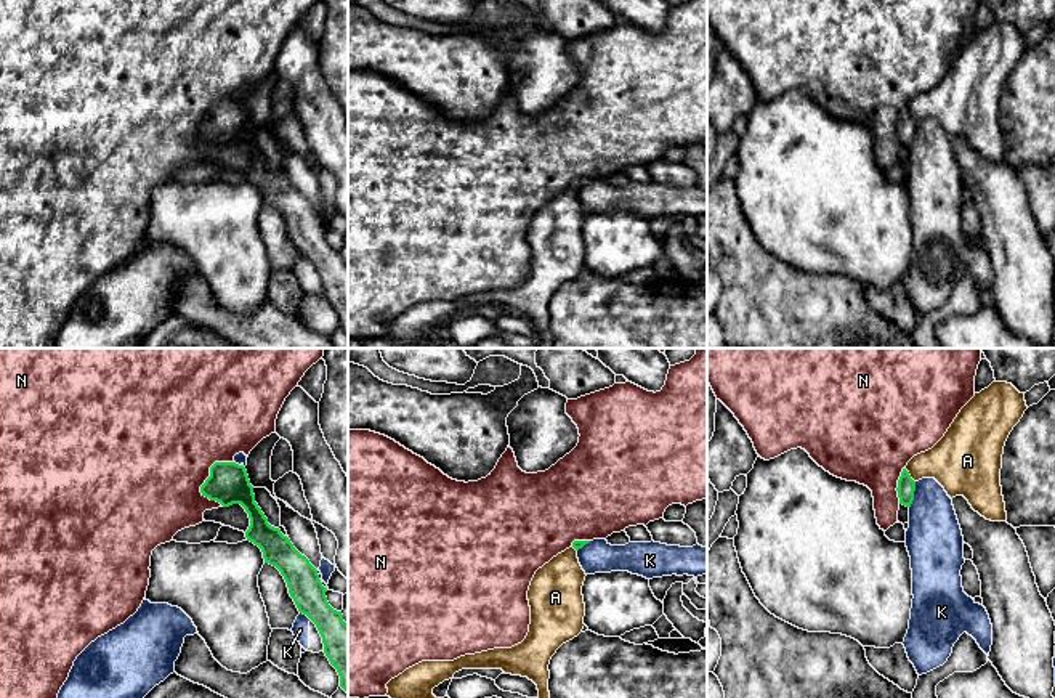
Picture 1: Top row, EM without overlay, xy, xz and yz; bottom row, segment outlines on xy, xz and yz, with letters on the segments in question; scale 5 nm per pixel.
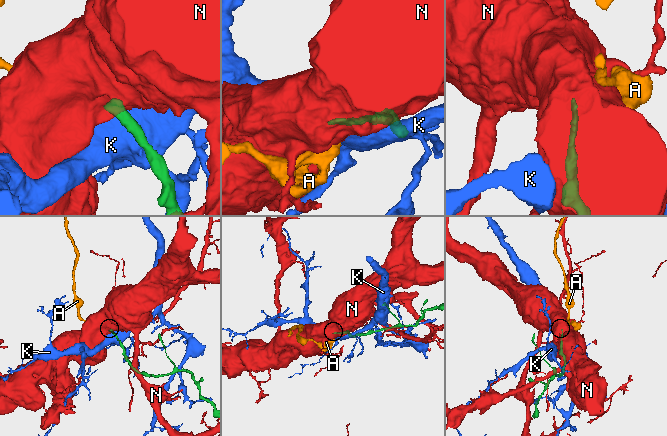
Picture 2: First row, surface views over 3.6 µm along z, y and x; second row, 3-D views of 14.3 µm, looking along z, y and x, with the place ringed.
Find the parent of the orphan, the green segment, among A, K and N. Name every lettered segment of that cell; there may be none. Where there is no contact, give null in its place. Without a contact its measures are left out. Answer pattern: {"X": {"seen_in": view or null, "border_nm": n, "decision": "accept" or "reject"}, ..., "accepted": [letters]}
{"A": {"seen_in": "yz", "border_nm": 90, "decision": "accept"}, "K": {"seen_in": "yz", "border_nm": 140, "decision": "reject"}, "N": {"seen_in": "xy", "border_nm": 240, "decision": "reject"}, "accepted": ["A"]}

